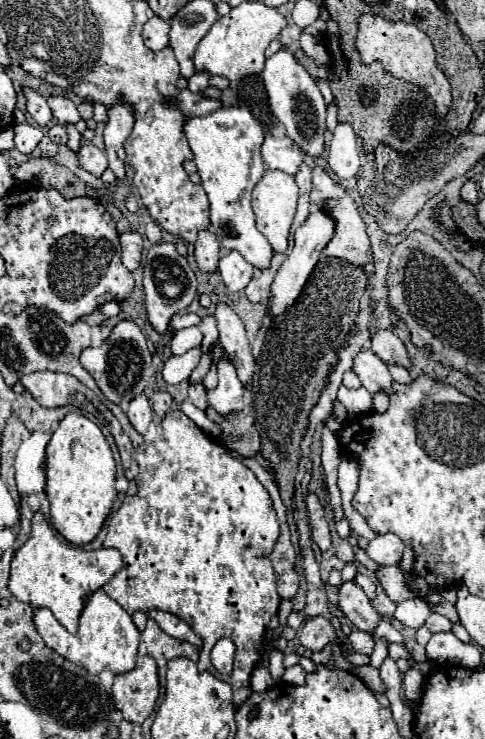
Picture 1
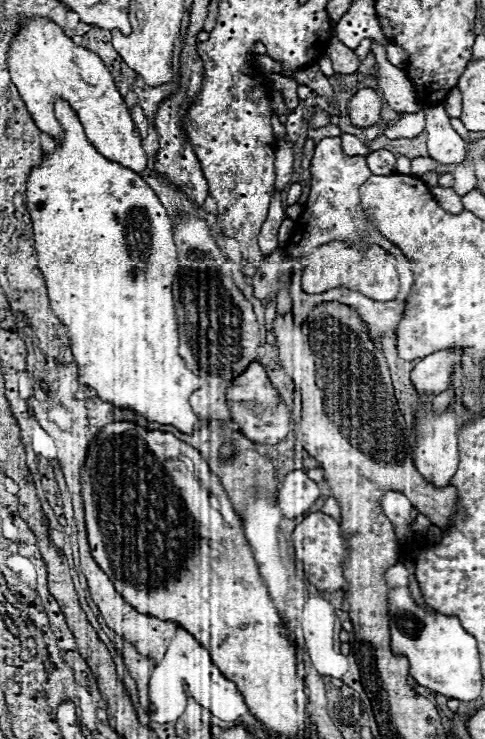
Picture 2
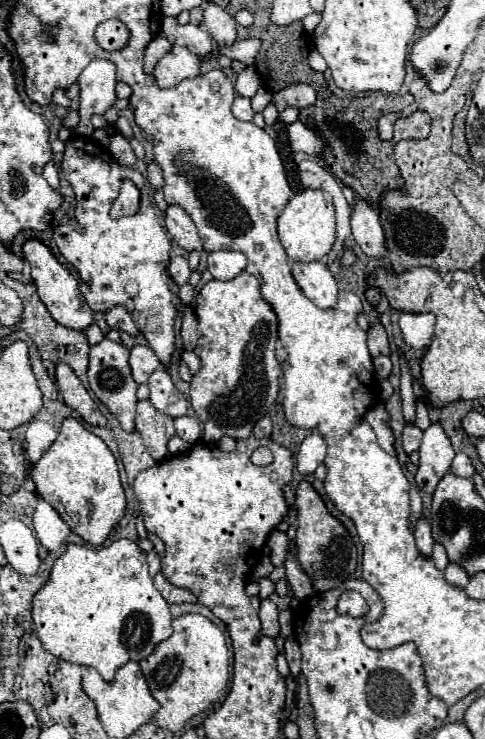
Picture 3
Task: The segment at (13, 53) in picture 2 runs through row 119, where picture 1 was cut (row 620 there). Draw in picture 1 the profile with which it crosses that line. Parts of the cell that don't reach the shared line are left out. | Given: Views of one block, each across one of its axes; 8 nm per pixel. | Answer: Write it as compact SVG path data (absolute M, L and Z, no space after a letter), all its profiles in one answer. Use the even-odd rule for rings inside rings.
M102 588L88 598L76 634L70 634L64 626L60 626L48 608L34 610L34 626L48 648L58 652L66 660L82 666L90 674L100 674L104 668L112 670L114 674L124 674L136 666L140 632L134 626L130 614L116 600L108 598Z

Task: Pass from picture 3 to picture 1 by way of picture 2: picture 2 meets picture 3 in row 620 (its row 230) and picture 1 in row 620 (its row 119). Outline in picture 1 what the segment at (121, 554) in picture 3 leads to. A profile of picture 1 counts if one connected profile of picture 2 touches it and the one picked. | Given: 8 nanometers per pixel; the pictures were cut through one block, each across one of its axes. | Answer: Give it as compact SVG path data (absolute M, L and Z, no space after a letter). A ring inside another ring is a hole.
M36 512L32 518L30 538L16 550L12 558L8 588L18 600L34 608L48 608L54 614L54 618L70 634L74 634L78 630L80 612L88 600L86 596L102 588L120 568L122 568L120 552L116 552L114 548L86 552L80 546L72 546L56 536L56 532L46 522L42 512Z

